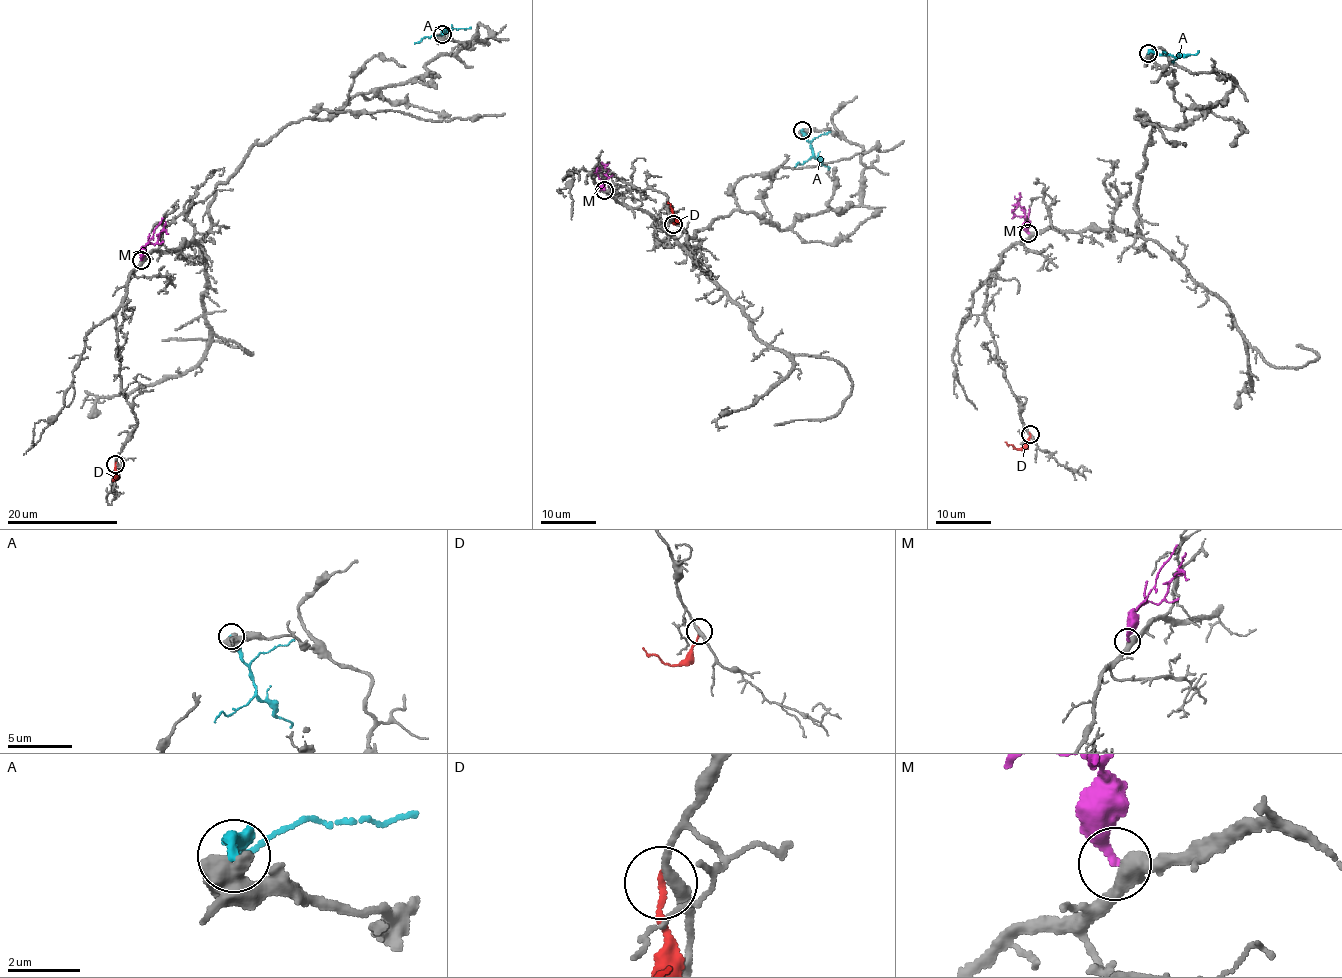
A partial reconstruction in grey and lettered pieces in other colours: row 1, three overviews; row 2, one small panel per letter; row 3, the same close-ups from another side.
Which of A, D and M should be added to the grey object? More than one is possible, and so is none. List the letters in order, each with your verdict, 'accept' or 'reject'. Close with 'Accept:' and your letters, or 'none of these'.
A: reject
D: reject
M: accept
Accept: M

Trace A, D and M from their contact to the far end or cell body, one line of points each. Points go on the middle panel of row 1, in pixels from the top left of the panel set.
A: (802, 130), (812, 155), (795, 167)
D: (673, 224), (677, 222), (667, 202)
M: (604, 190), (599, 188), (601, 181), (596, 170), (600, 167)

